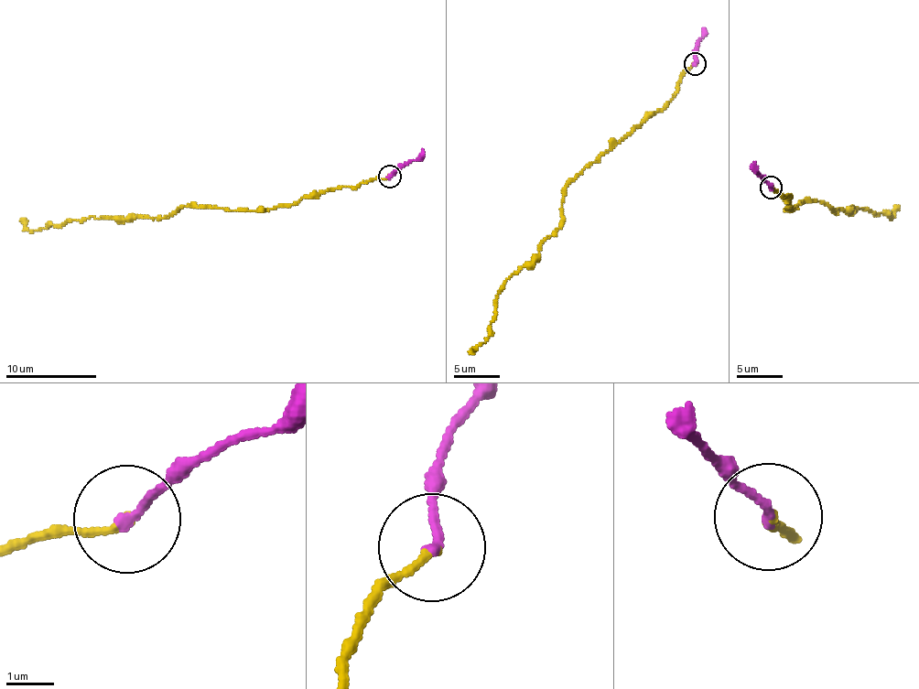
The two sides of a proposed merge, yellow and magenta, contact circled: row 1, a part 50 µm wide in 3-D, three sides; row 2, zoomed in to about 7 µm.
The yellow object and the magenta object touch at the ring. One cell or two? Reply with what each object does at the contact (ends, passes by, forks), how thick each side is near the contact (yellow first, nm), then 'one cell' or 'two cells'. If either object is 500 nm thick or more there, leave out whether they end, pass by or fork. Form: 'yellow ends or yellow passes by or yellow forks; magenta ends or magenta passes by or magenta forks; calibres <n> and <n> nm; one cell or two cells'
yellow ends; magenta ends; calibres 140 and 200 nm; one cell

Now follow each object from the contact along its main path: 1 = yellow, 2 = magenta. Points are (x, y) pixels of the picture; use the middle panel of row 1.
1: (695, 63), (662, 109), (645, 114), (566, 188), (558, 229), (506, 281), (491, 330), (470, 353)
2: (695, 63), (702, 30)

